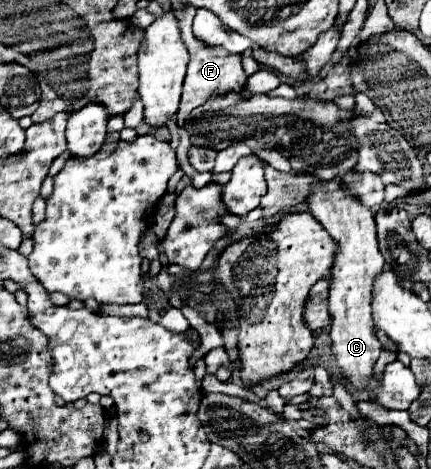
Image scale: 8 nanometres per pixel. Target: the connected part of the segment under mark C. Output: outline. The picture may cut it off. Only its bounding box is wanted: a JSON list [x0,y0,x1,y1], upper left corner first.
[307,177,385,389]

